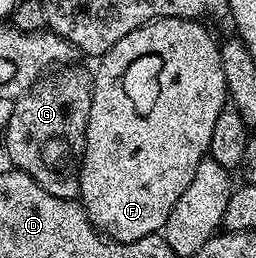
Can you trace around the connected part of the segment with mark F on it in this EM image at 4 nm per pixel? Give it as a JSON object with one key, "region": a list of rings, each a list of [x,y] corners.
{"region":[[[157,17],[156,20],[130,31],[110,51],[106,51],[99,58],[97,69],[94,69],[92,83],[92,106],[90,119],[86,127],[86,143],[84,144],[84,160],[80,167],[80,192],[78,200],[83,205],[86,215],[92,221],[93,227],[103,236],[114,241],[137,241],[151,233],[160,233],[166,219],[170,219],[170,211],[174,211],[174,203],[182,199],[186,187],[190,187],[190,179],[194,179],[194,171],[198,171],[198,163],[202,163],[208,156],[210,135],[214,135],[214,122],[218,115],[226,108],[228,88],[224,64],[220,58],[220,47],[217,38],[212,38],[203,29],[201,22],[187,17]]]}

